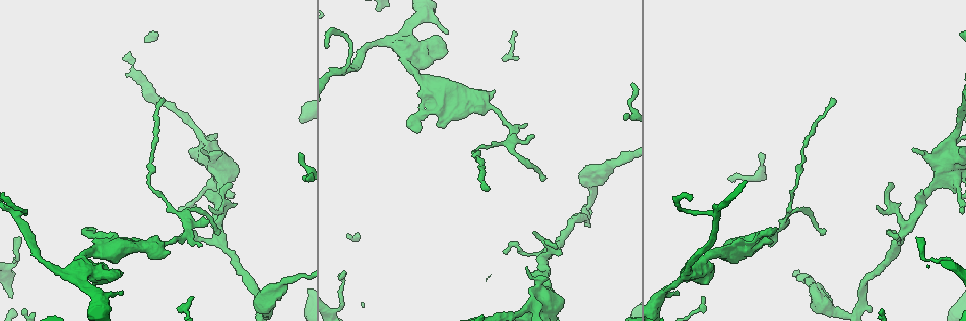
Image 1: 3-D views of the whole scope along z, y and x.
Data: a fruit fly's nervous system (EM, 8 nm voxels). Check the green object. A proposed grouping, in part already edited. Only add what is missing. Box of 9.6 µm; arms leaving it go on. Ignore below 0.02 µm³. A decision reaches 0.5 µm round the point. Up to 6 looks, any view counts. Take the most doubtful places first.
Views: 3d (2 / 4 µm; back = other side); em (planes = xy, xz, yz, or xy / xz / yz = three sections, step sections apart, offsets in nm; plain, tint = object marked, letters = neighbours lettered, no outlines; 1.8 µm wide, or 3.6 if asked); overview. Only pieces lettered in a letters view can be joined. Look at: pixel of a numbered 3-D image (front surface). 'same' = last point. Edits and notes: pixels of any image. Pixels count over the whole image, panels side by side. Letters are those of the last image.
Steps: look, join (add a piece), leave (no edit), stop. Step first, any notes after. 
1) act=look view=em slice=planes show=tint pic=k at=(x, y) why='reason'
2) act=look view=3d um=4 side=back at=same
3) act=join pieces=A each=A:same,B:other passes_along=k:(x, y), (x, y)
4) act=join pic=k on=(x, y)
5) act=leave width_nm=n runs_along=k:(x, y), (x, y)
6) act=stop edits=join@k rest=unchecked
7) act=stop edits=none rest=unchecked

act=look view=em slice=planes show=letters pic=1 at=(915, 237) why='free end'

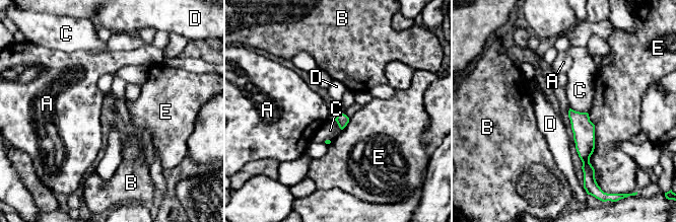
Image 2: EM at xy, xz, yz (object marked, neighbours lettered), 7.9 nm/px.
act=leave width_nm=100 longest_contact=E:500nm each=A:other,B:other,C:other,D:other,E:other found='no lettered piece goes on from it'

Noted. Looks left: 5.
act=look view=em slice=planes show=letters pic=1 at=(912, 148) why='free end'

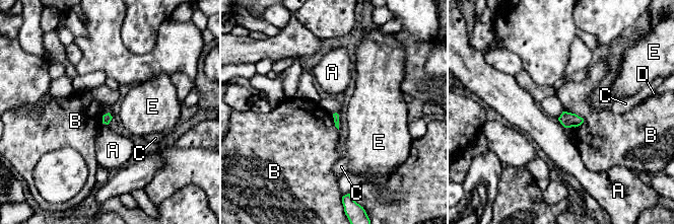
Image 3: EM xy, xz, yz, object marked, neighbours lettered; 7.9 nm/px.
act=leave each=A:other,B:other,C:other,D:other,E:other border=3:(569, 112), (580, 116), (584, 122) found='no lettered piece goes on from it'

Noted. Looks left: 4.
act=look view=em slice=xy step=16 show=letters pic=1 at=(696, 266) why='four arms meet'

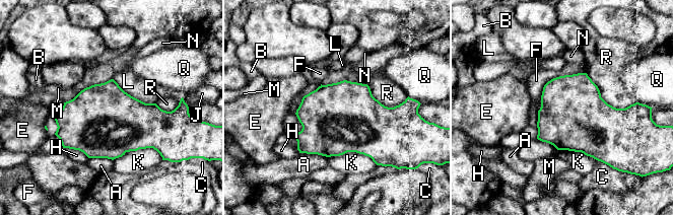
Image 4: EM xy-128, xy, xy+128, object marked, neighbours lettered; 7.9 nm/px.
act=leave each=A:other,B:other,C:other,E:other,F:other,H:other,J:other,K:other,L:other,M:other,N:other,Q:other,R:other found='none of them fits'

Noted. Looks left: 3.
act=stop edits=none rest=unchecked

